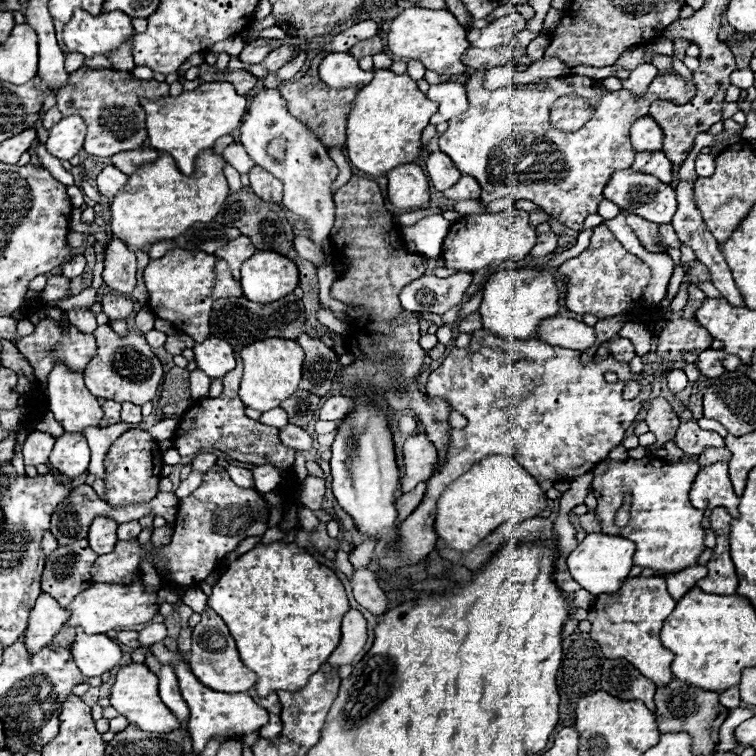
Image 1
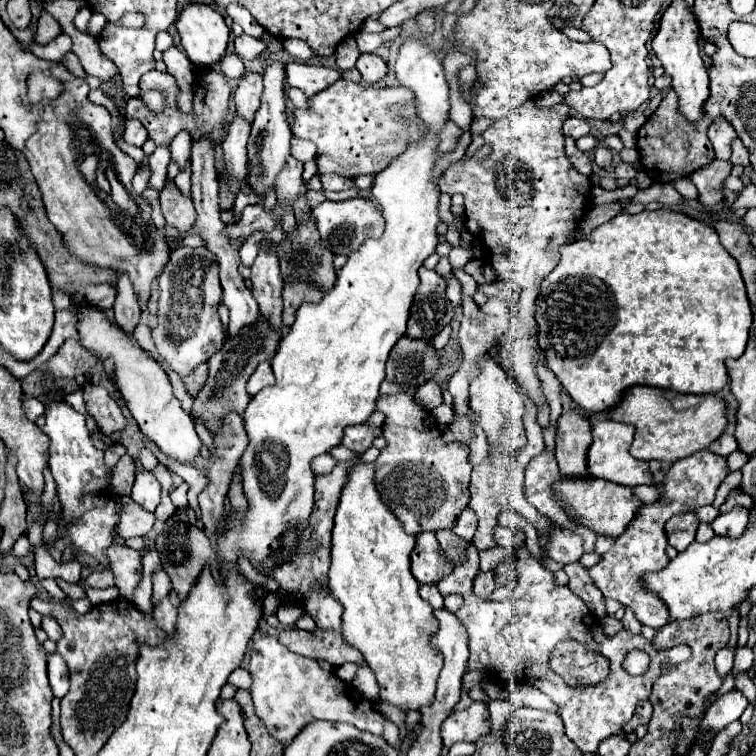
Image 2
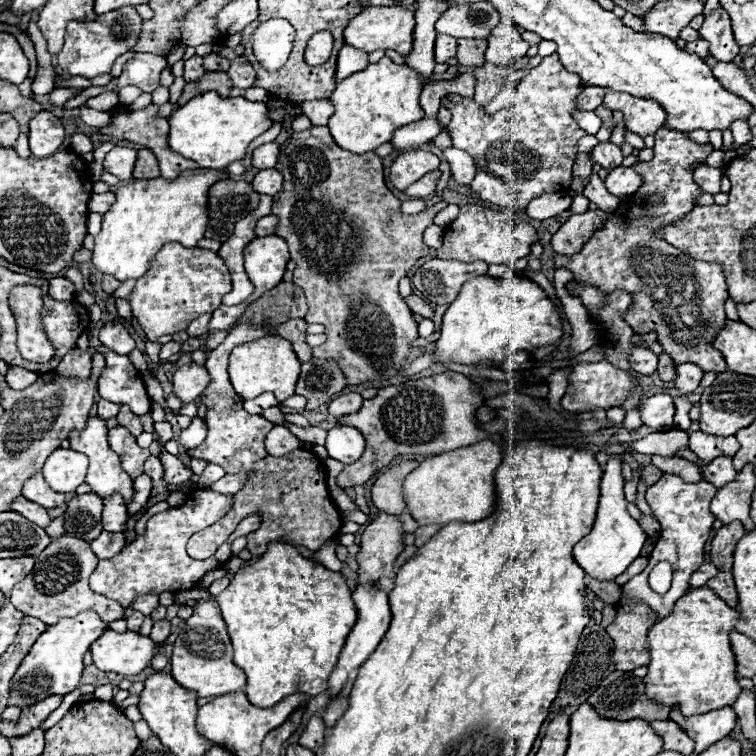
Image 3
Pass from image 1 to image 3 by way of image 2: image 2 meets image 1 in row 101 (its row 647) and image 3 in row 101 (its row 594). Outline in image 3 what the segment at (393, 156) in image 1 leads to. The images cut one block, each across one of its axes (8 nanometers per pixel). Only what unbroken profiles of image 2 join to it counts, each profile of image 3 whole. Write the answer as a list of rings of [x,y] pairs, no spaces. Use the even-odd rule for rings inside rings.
[[[386,56],[378,64],[370,64],[366,70],[360,70],[356,74],[340,80],[336,84],[336,90],[330,96],[330,100],[336,104],[336,112],[328,120],[328,128],[330,128],[336,144],[340,148],[352,152],[352,154],[366,154],[366,152],[372,152],[378,146],[390,142],[392,136],[394,136],[394,132],[396,132],[396,128],[406,126],[406,124],[412,124],[412,122],[424,118],[424,110],[420,106],[420,90],[422,90],[422,84],[424,82],[420,80],[420,74],[418,72],[414,72],[408,66],[394,64]]]

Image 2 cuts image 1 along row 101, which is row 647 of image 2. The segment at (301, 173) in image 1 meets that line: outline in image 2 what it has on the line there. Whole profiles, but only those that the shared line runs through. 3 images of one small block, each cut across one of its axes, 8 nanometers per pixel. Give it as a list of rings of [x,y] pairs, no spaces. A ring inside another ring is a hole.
[[[276,636],[258,638],[252,644],[248,670],[254,678],[250,690],[256,714],[266,724],[268,732],[286,746],[296,738],[296,734],[300,734],[304,726],[314,720],[348,722],[376,736],[382,736],[384,732],[384,716],[374,708],[370,700],[366,700],[354,686],[344,684],[334,672],[322,670],[316,660],[290,652],[278,642]],[[266,638],[272,638],[272,648],[268,648]]]

